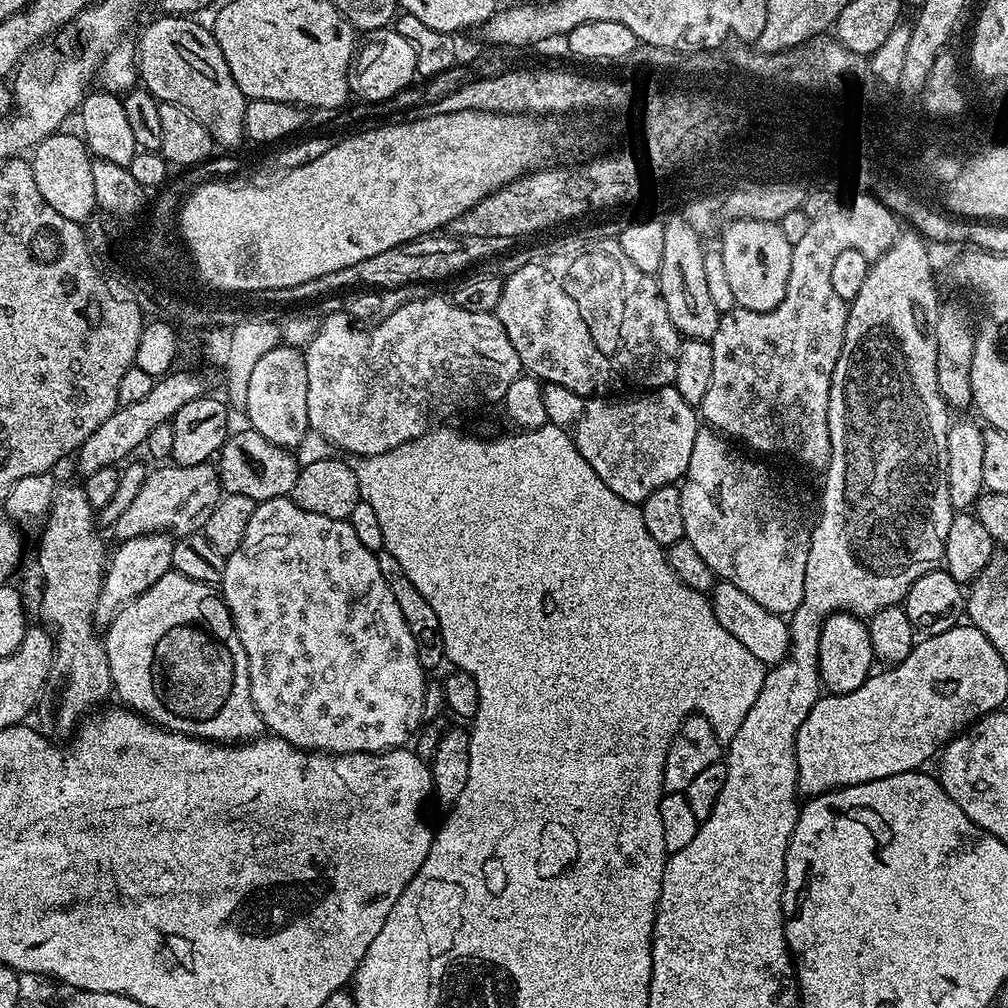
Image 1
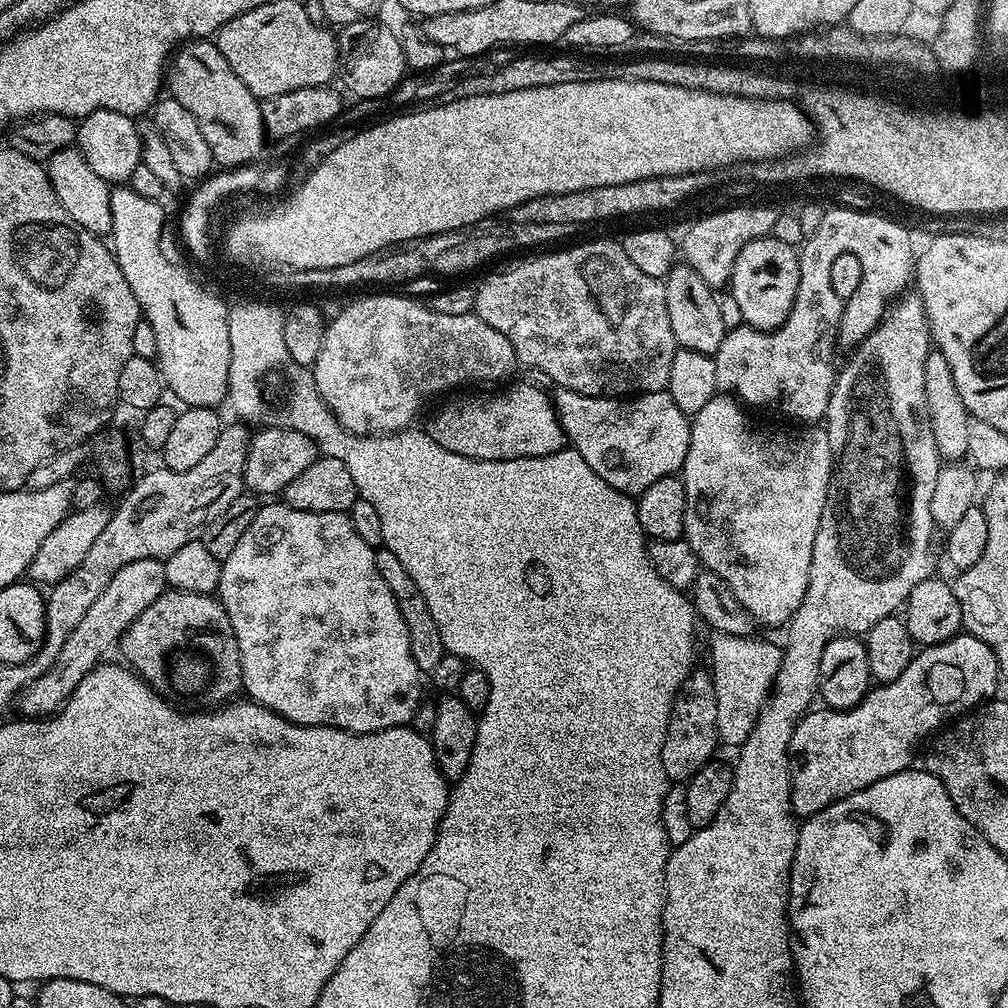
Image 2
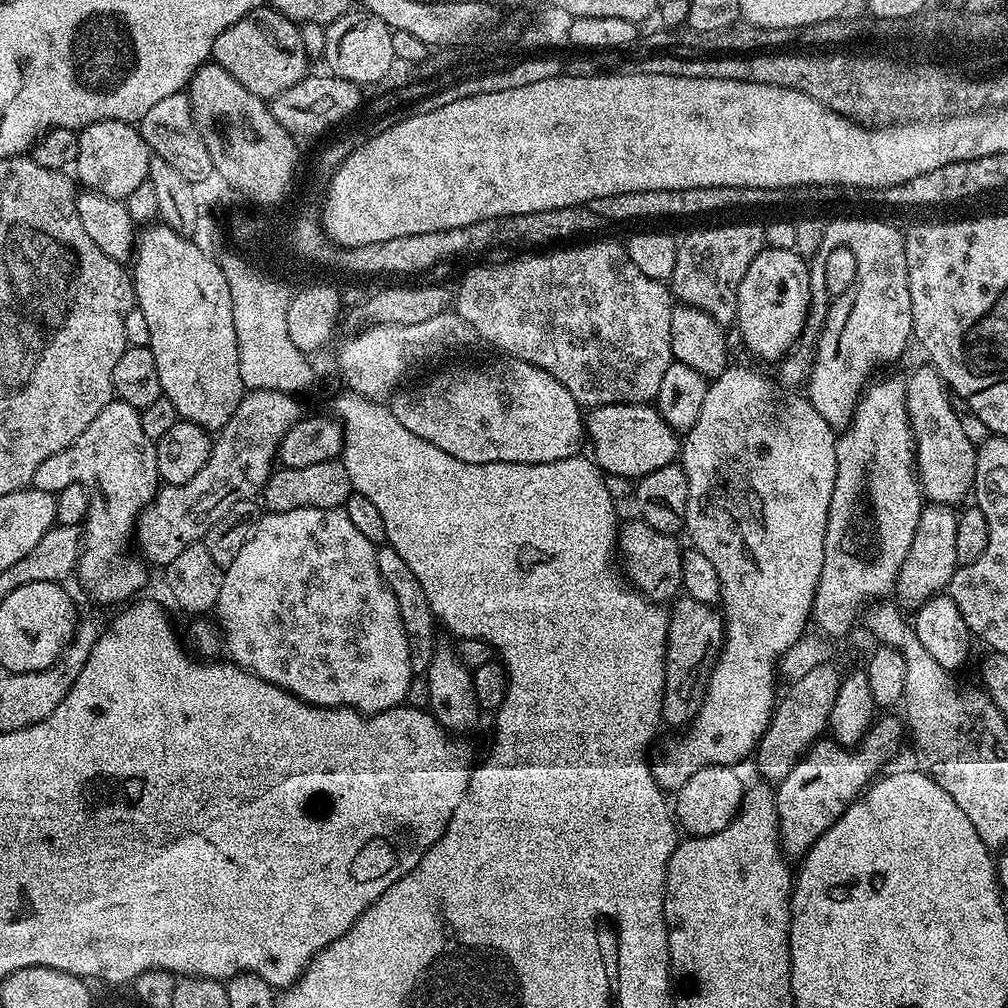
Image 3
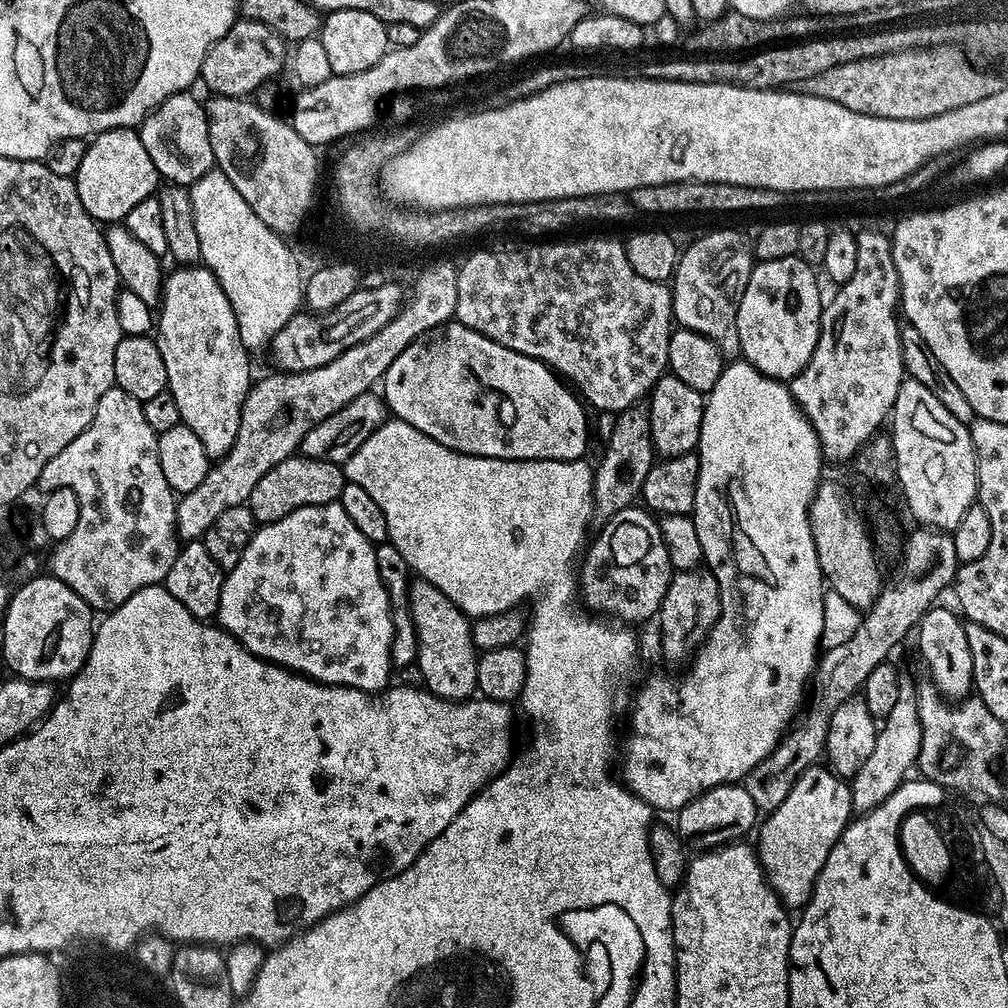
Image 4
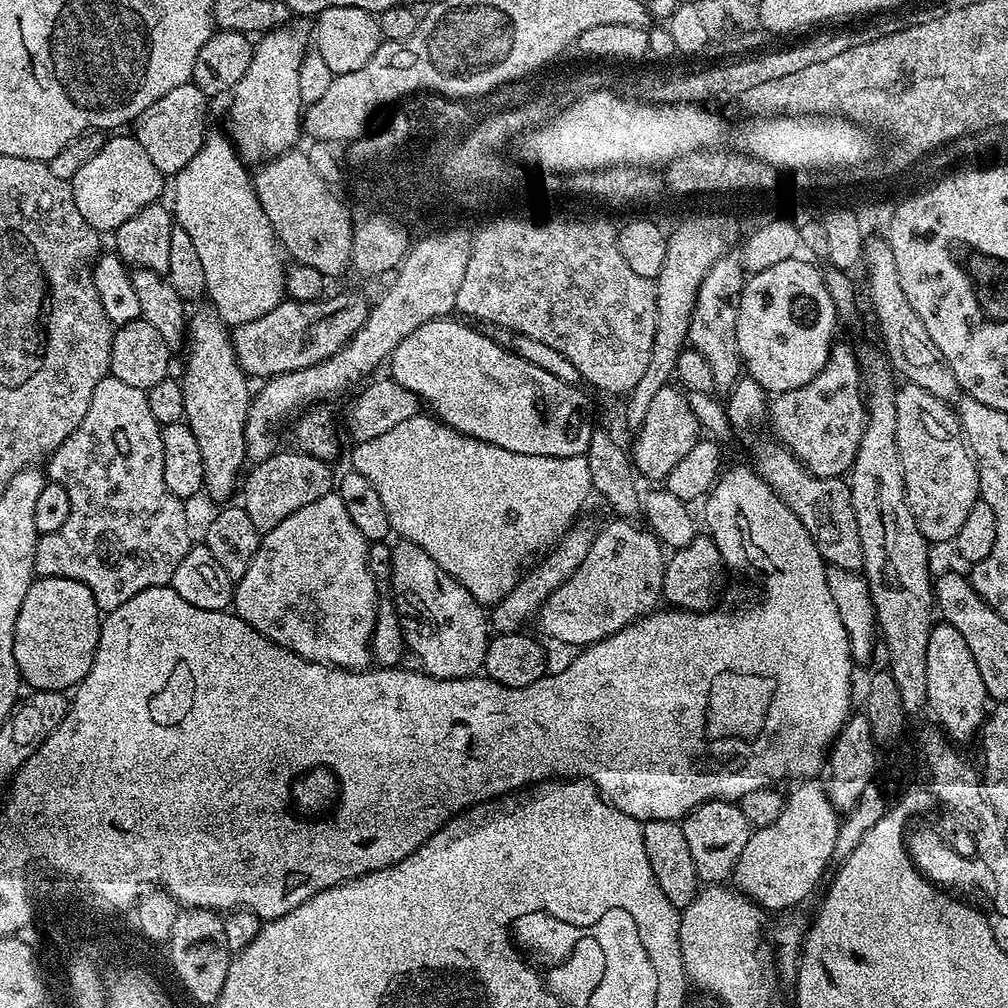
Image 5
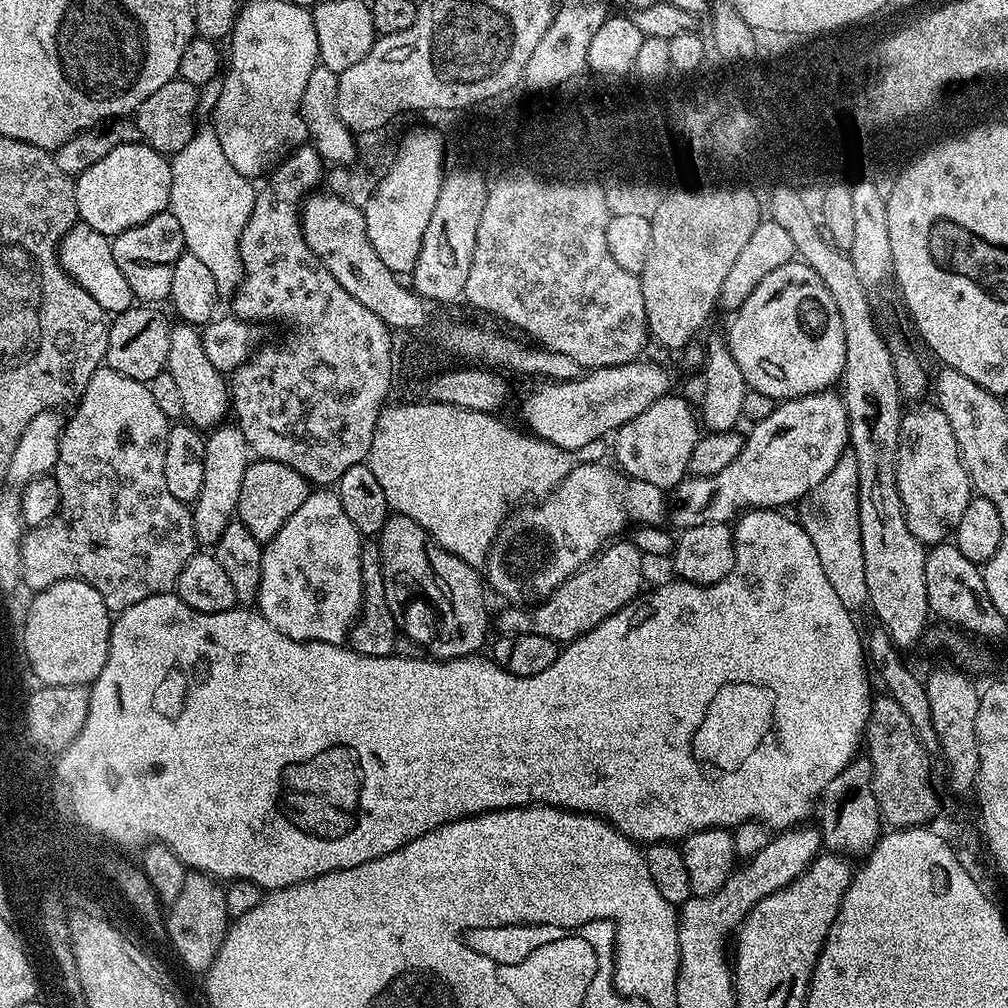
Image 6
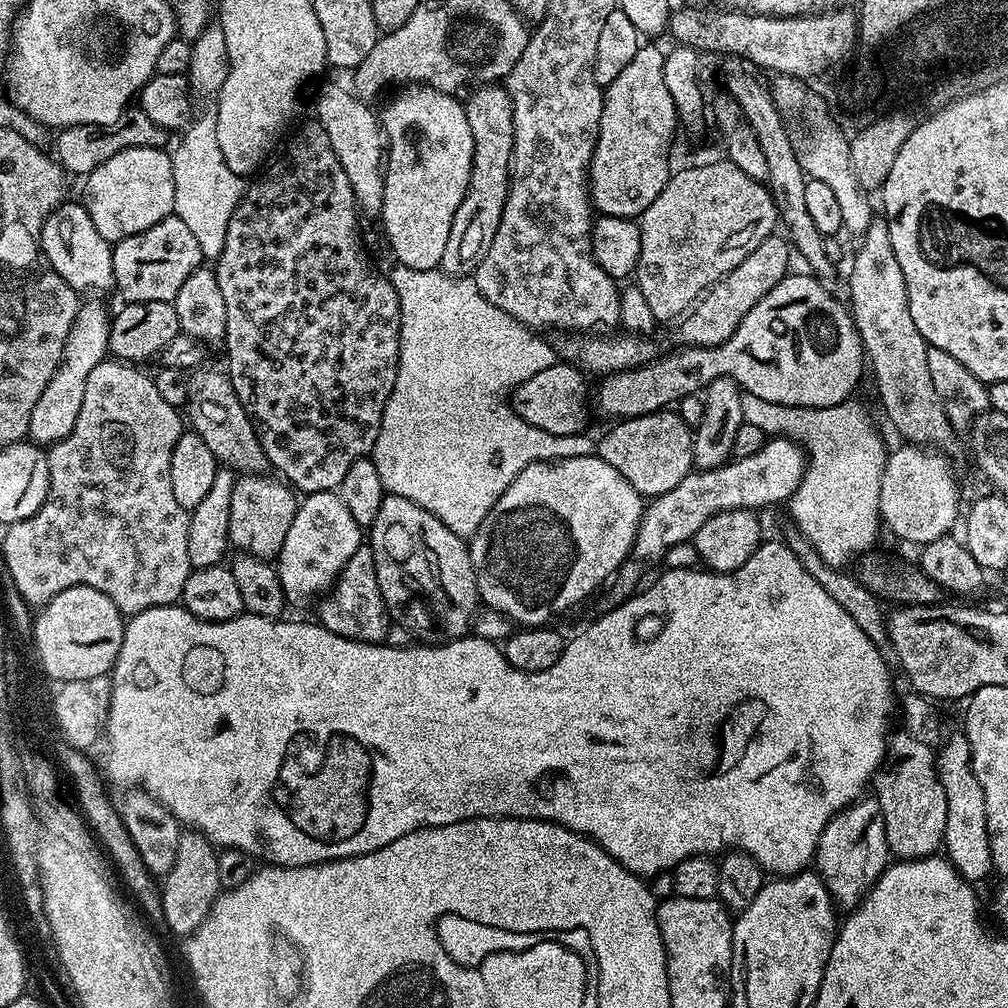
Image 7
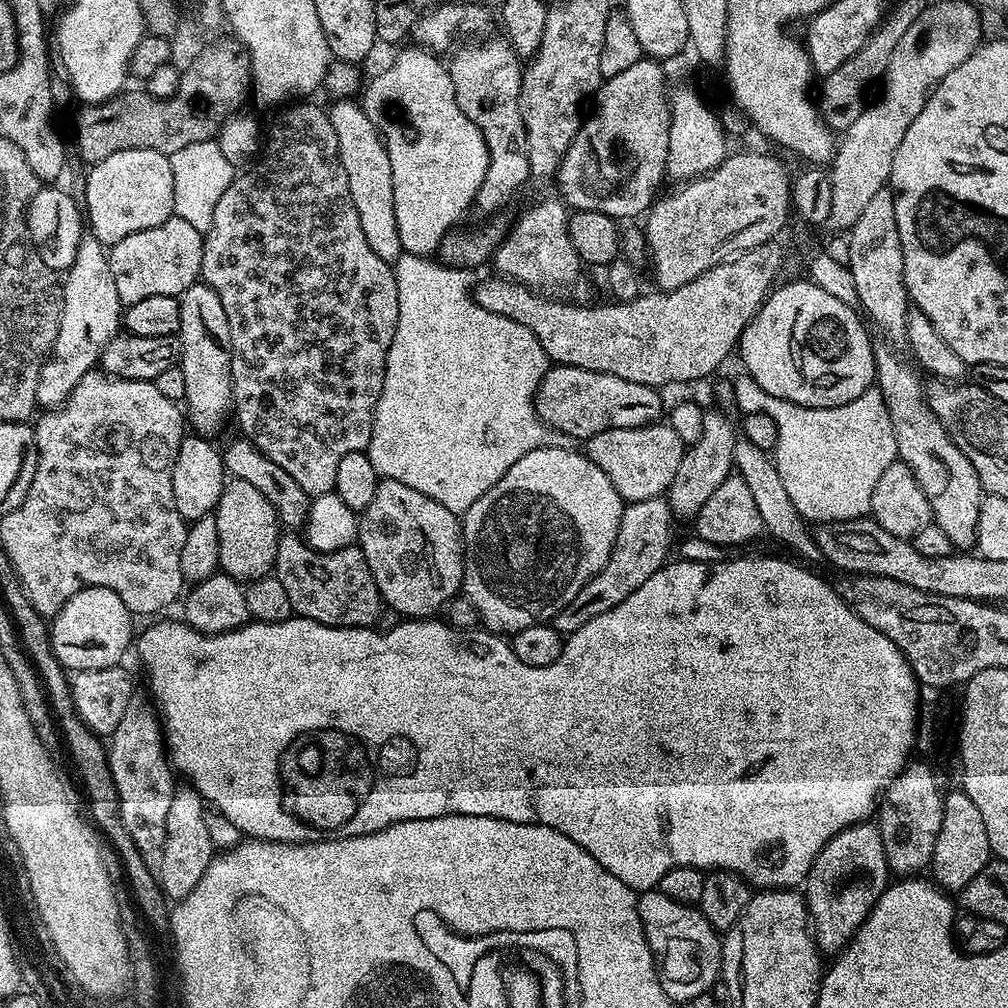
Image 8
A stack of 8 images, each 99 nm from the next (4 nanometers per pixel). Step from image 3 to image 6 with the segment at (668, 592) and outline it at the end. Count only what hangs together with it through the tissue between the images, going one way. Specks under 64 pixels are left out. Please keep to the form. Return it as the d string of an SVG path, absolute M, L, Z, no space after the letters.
M617 538L611 544L605 544L591 562L566 578L566 582L562 582L558 590L554 590L540 603L531 606L504 606L497 616L495 613L495 631L502 636L542 634L542 638L557 642L577 640L594 630L598 622L606 622L610 614L618 614L618 610L641 595L645 587L644 563L645 557L631 539Z

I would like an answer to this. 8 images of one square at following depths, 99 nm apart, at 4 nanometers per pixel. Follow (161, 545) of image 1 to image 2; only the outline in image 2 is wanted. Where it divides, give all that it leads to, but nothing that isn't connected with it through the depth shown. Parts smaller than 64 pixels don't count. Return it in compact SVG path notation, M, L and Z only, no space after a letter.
M142 558L138 562L130 562L106 582L106 590L94 598L90 610L82 614L82 622L70 630L70 638L66 638L66 643L58 653L54 664L50 670L46 670L36 681L30 682L19 692L18 712L24 718L47 718L60 711L64 703L71 698L73 690L94 670L96 665L105 659L108 651L115 649L124 636L124 631L131 626L166 590L166 574L164 573L164 561L154 558Z

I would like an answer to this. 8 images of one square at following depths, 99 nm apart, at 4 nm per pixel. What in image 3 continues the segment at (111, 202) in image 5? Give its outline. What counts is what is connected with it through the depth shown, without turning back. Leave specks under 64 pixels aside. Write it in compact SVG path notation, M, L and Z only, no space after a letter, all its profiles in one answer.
M103 120L86 126L80 132L78 158L74 165L74 176L90 192L99 192L115 200L124 200L134 189L148 179L148 167L153 153L142 138L139 127L126 120Z

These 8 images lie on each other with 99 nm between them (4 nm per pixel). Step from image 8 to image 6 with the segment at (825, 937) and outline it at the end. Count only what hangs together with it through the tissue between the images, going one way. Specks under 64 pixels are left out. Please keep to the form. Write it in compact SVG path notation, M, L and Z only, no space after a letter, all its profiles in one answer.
M857 758L830 782L824 791L822 805L824 813L820 816L818 827L822 844L829 853L845 858L863 857L872 851L882 835L882 817L876 795L872 789L872 764L866 758Z

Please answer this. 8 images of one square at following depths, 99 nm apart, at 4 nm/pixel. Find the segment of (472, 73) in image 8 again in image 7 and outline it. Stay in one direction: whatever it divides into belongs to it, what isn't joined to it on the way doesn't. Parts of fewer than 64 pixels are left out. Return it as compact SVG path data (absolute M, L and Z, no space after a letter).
M496 82L481 84L473 87L467 96L468 100L463 101L463 106L466 118L470 122L470 134L474 138L472 173L468 183L468 193L462 198L458 210L454 214L454 222L450 226L450 238L446 238L446 254L442 254L440 259L440 268L449 276L465 278L471 277L475 273L486 250L490 250L490 242L494 242L498 222L502 222L502 210L508 197L508 177L512 170L512 147L514 146L514 110L507 87Z

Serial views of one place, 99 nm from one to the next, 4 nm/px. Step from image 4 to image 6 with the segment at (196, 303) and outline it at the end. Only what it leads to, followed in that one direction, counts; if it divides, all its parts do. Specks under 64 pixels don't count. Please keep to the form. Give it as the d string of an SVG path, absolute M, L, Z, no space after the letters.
M225 422L211 429L204 441L206 467L202 477L202 494L191 505L192 525L196 543L200 546L214 546L222 538L226 526L234 523L238 494L242 494L242 478L250 463L250 449L242 430L235 423Z

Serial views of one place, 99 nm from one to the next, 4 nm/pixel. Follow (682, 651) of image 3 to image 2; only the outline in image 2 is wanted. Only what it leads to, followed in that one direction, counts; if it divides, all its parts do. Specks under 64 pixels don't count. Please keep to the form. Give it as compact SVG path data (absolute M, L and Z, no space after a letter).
M694 670L684 680L683 686L672 703L666 738L662 746L662 766L669 781L683 783L691 779L698 769L713 759L716 744L719 745L717 726L717 694L711 673Z

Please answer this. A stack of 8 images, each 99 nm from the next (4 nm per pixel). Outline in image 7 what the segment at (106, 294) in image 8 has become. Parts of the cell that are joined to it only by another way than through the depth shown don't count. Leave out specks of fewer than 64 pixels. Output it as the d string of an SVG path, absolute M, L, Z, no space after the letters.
M88 298L81 303L76 321L64 347L64 357L60 363L60 369L56 371L54 378L50 378L50 382L46 384L46 390L42 390L42 398L38 398L38 403L34 406L34 414L30 414L27 439L31 443L51 446L57 444L62 438L66 438L70 434L70 430L74 430L74 422L78 422L78 410L82 410L82 397L86 395L86 378L90 378L90 370L94 370L94 366L101 364L109 355L108 335L112 325L110 312L107 312L96 300L99 299Z

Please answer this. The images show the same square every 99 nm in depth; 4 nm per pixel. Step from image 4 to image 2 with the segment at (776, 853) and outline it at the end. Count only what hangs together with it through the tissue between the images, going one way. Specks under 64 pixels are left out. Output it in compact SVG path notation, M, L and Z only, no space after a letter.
M957 634L951 636L946 642L941 644L929 644L921 647L915 653L910 662L910 666L906 666L906 670L902 670L902 674L894 680L894 682L886 682L885 684L876 684L863 698L858 706L853 708L830 708L827 706L817 707L815 710L809 710L796 721L796 729L792 731L792 737L788 743L791 752L790 767L792 770L792 810L797 817L807 818L818 814L826 806L830 806L834 802L838 802L842 798L846 798L850 794L854 794L858 790L862 790L866 786L870 786L874 782L878 782L882 778L886 778L890 774L898 774L899 772L909 771L913 767L912 759L916 756L916 747L920 744L923 736L931 737L933 734L939 733L945 726L951 725L957 718L969 713L973 708L985 703L989 698L995 697L996 683L1001 683L1000 663L996 660L994 650L990 646L986 646L986 642L982 642L978 637L971 634Z

